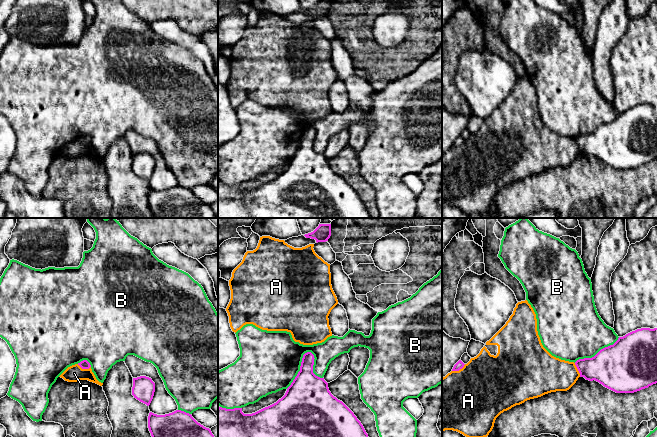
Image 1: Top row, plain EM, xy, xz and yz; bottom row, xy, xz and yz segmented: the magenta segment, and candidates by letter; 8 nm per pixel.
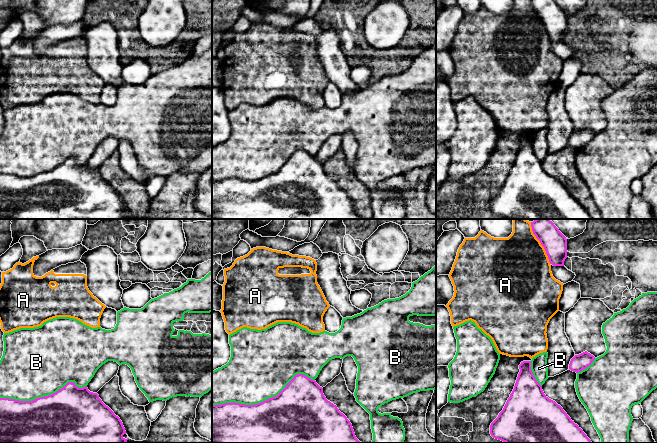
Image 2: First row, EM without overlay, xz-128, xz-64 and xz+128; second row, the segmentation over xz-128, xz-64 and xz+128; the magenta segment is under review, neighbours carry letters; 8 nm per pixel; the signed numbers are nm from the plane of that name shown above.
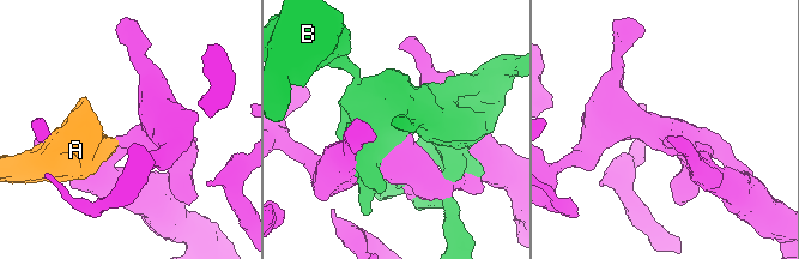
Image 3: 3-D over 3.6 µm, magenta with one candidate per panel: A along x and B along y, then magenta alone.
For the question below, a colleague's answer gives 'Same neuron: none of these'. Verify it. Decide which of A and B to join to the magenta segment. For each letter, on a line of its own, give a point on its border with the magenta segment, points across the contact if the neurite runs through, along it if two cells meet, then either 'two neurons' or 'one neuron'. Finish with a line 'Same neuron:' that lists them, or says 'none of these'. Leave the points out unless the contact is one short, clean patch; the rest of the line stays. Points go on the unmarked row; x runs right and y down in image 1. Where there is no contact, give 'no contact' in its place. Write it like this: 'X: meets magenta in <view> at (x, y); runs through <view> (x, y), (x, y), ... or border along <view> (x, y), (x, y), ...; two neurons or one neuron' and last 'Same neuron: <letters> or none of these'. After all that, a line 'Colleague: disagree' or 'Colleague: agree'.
A: meets magenta in yz at (458, 146); two neurons
B: meets magenta in xz at (300, 144); two neurons
Same neuron: none of these
Colleague: agree

